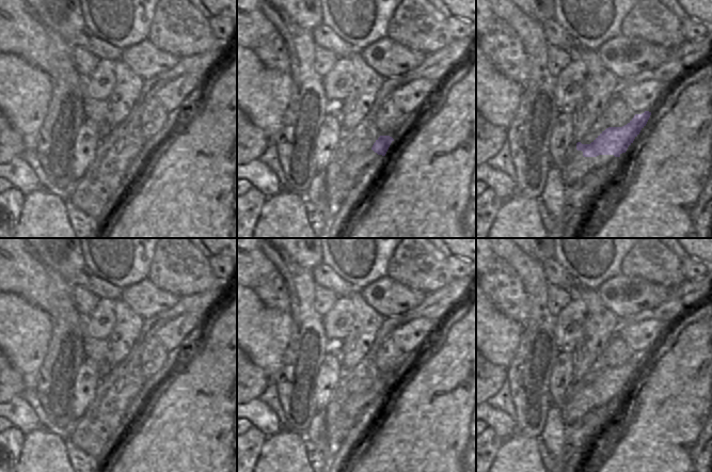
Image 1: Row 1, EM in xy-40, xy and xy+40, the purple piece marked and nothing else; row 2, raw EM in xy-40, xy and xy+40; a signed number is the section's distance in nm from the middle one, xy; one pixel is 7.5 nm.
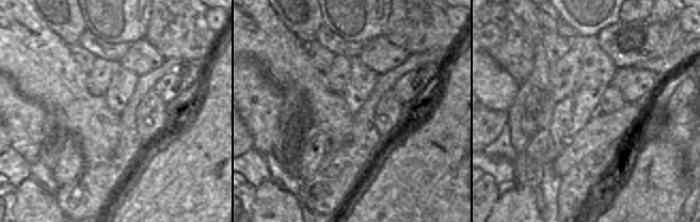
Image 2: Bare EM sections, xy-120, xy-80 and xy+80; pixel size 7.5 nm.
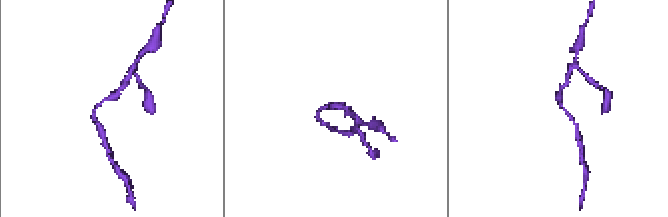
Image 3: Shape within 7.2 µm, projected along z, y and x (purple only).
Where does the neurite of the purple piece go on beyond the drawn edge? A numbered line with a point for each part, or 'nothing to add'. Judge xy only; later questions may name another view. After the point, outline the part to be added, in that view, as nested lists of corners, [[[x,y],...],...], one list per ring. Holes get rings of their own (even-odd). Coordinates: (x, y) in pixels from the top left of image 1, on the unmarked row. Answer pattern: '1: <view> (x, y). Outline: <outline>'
nothing to add.

